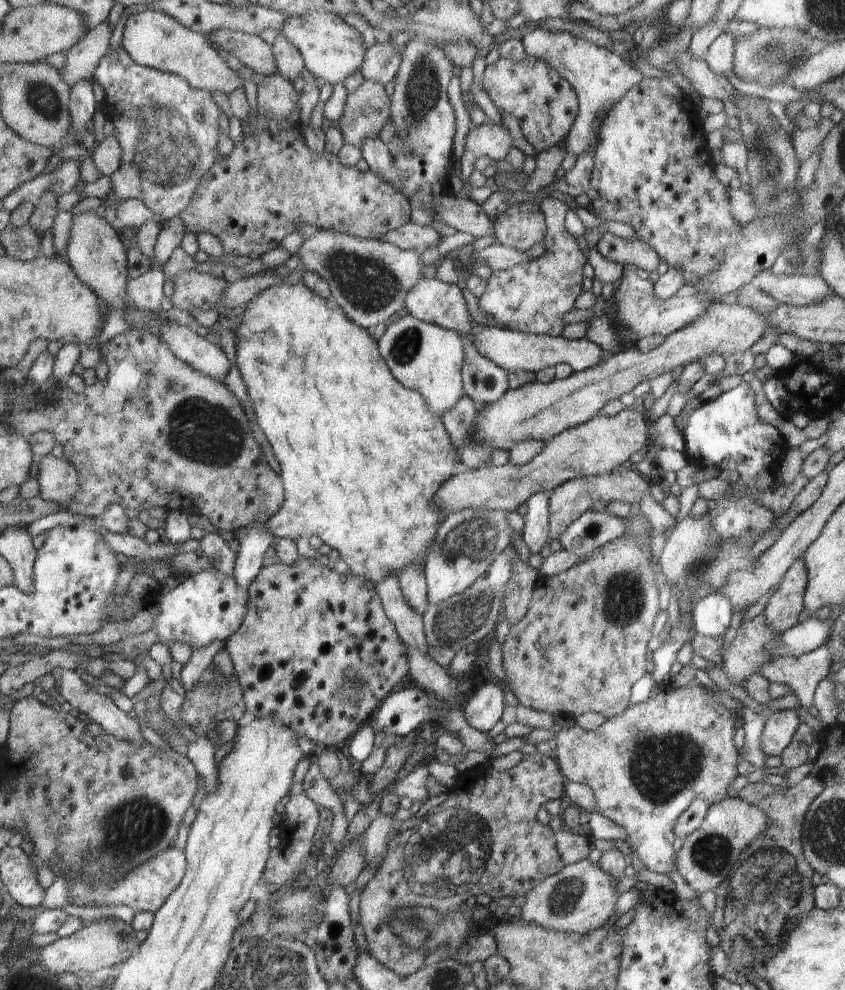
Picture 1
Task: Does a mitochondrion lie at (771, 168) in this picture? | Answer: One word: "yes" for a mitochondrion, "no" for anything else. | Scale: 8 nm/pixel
yes

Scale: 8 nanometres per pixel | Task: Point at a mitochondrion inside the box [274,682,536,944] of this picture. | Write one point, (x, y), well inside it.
(442, 859)

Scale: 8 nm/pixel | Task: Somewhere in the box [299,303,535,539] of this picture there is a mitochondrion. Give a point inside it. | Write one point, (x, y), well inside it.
(406, 346)

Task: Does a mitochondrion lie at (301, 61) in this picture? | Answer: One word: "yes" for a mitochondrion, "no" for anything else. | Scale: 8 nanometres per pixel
no

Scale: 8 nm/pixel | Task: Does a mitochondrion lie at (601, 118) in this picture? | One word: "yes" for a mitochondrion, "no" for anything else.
no

